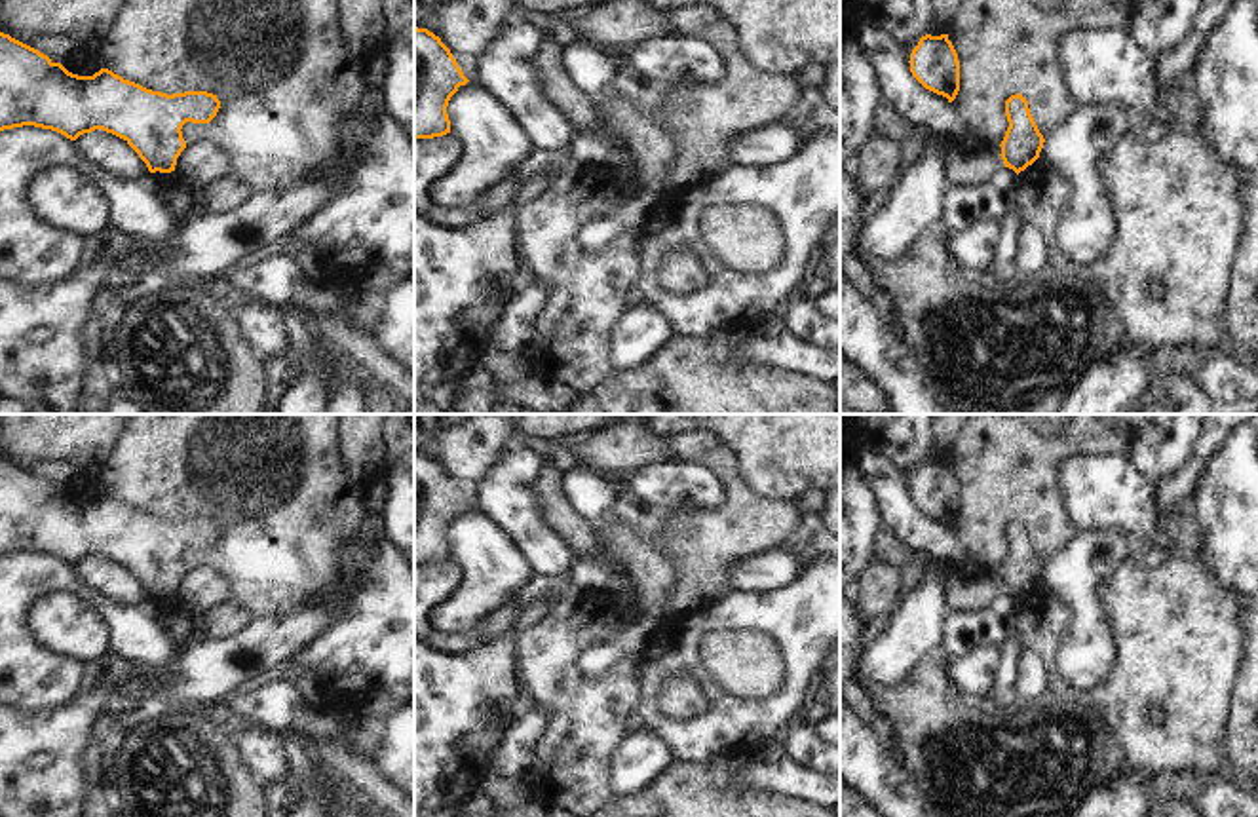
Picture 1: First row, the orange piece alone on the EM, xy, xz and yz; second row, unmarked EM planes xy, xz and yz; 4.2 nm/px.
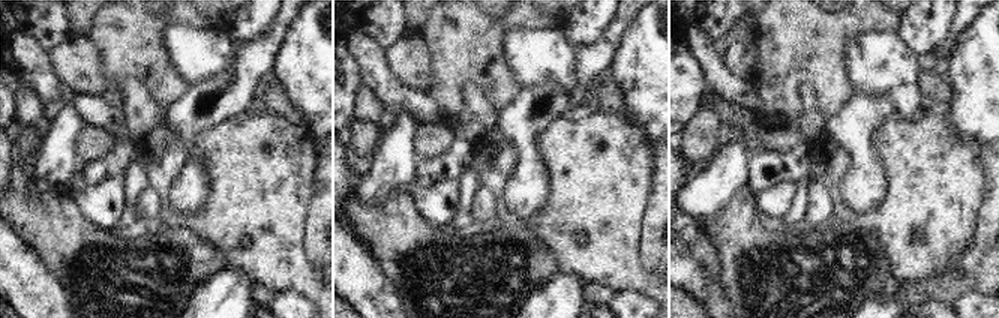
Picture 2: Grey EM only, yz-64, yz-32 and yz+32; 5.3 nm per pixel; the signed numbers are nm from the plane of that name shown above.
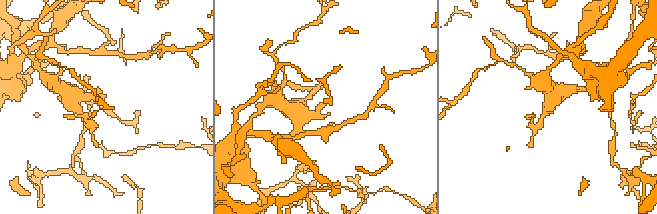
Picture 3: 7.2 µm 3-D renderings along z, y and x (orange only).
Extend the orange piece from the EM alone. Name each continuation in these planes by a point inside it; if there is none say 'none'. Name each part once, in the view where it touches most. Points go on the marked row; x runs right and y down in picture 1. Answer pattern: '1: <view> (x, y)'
none

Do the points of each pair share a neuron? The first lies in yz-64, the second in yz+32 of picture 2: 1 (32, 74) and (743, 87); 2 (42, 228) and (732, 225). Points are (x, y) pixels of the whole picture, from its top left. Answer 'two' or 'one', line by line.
1: one
2: one

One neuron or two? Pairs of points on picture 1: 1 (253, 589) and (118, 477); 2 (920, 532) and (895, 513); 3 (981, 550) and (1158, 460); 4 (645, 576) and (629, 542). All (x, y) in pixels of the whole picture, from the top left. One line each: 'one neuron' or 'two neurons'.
1: one neuron
2: one neuron
3: two neurons
4: one neuron

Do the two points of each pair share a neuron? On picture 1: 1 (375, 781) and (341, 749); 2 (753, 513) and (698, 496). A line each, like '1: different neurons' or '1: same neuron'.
1: same neuron
2: different neurons

